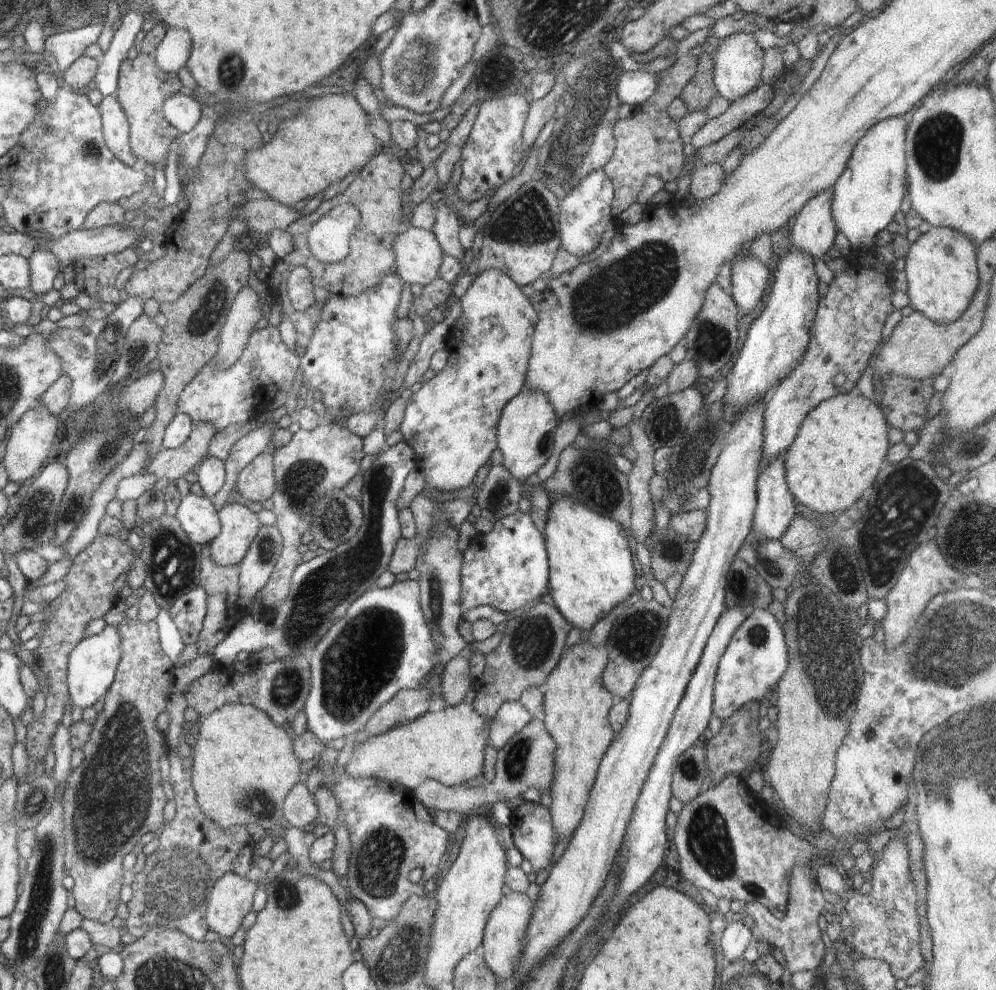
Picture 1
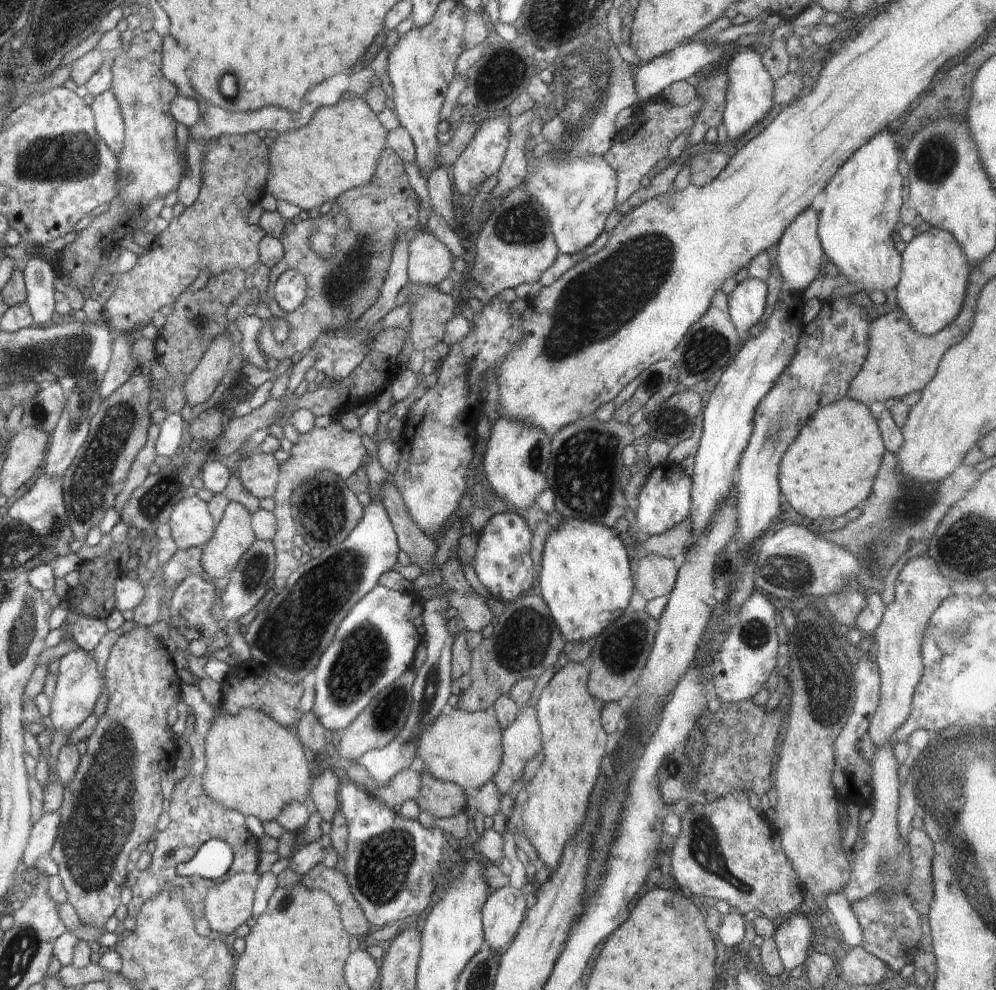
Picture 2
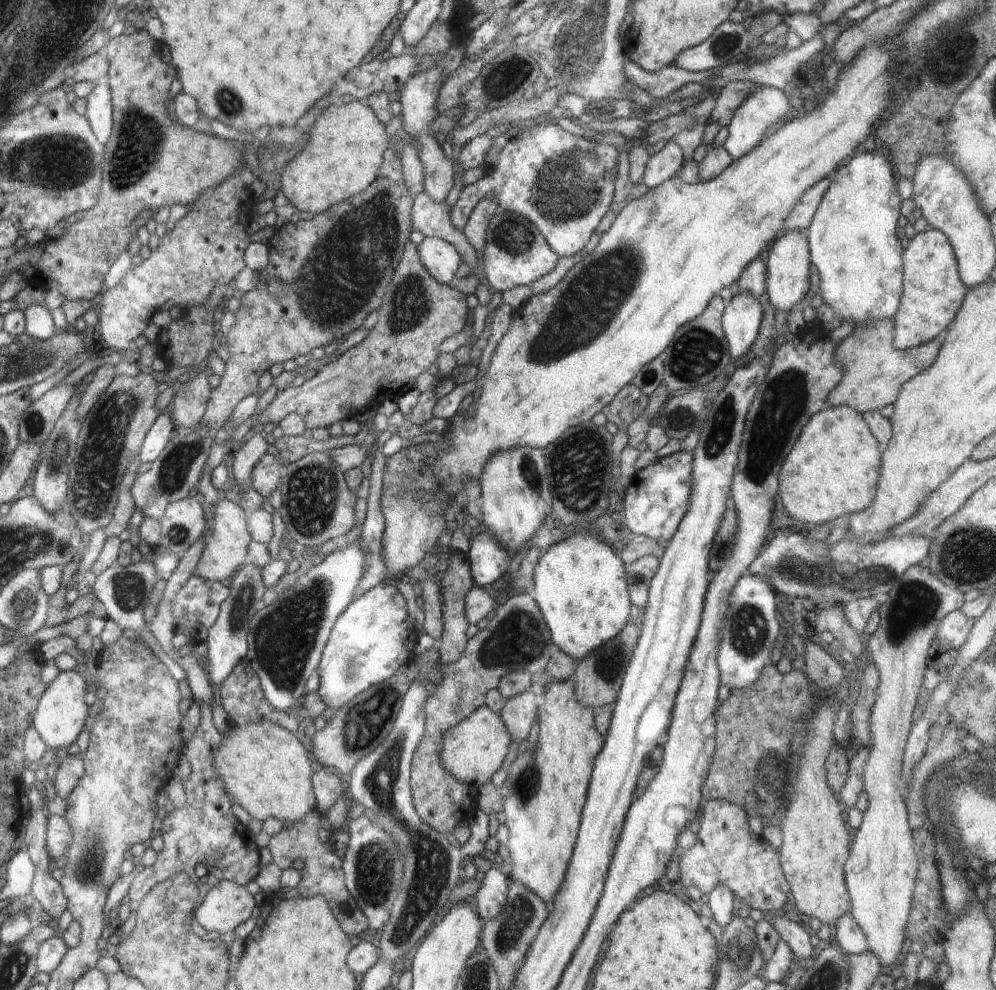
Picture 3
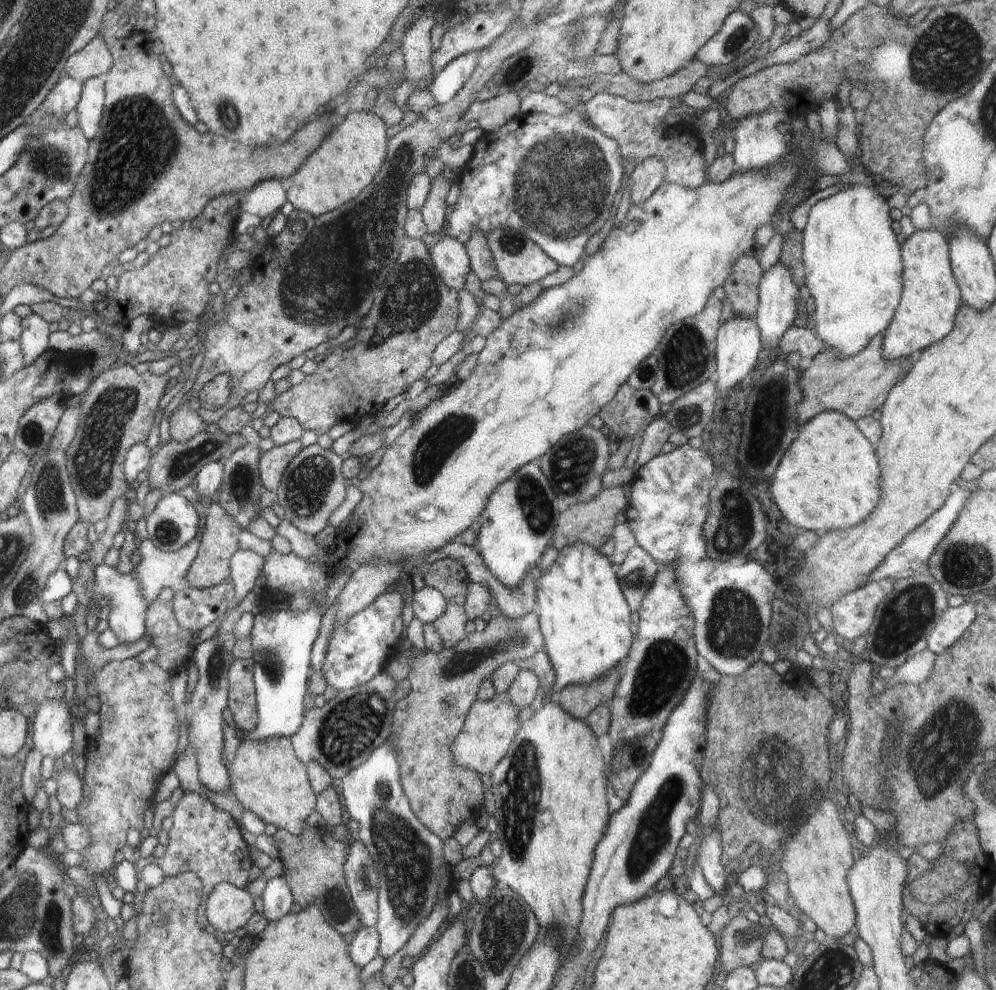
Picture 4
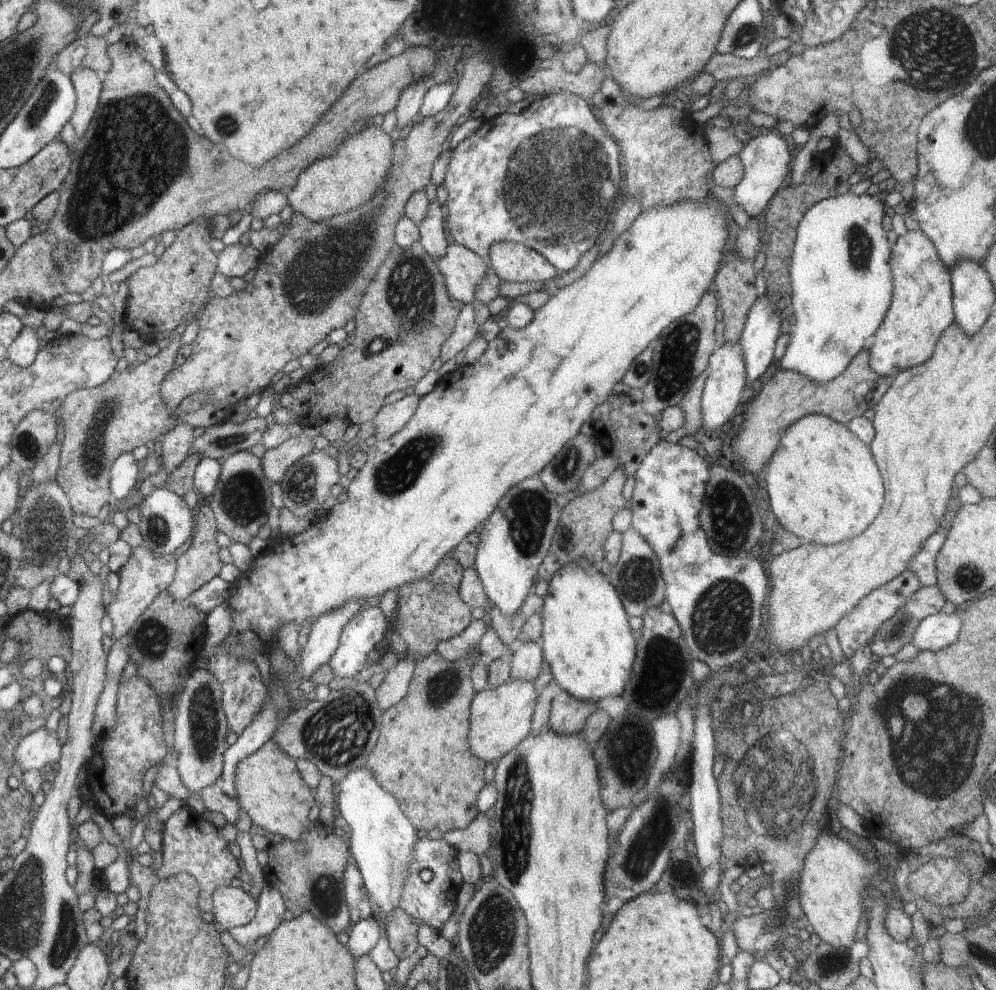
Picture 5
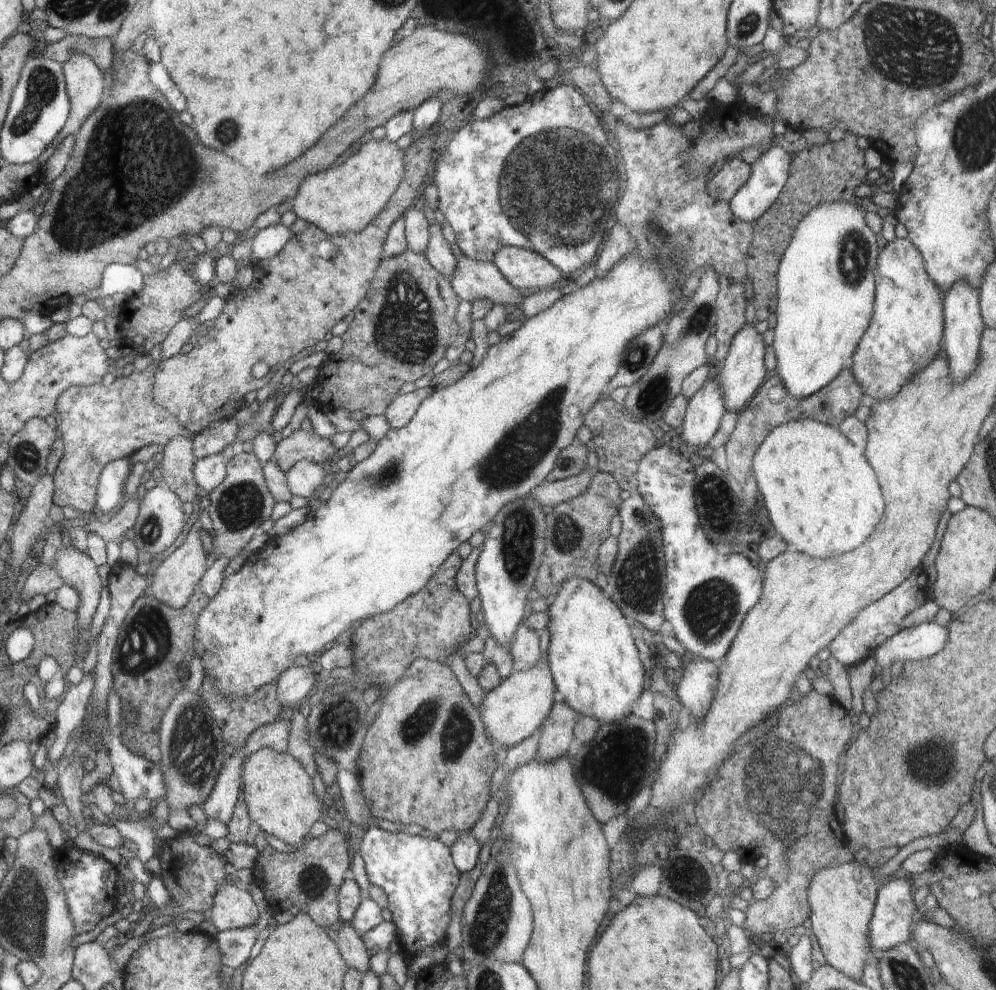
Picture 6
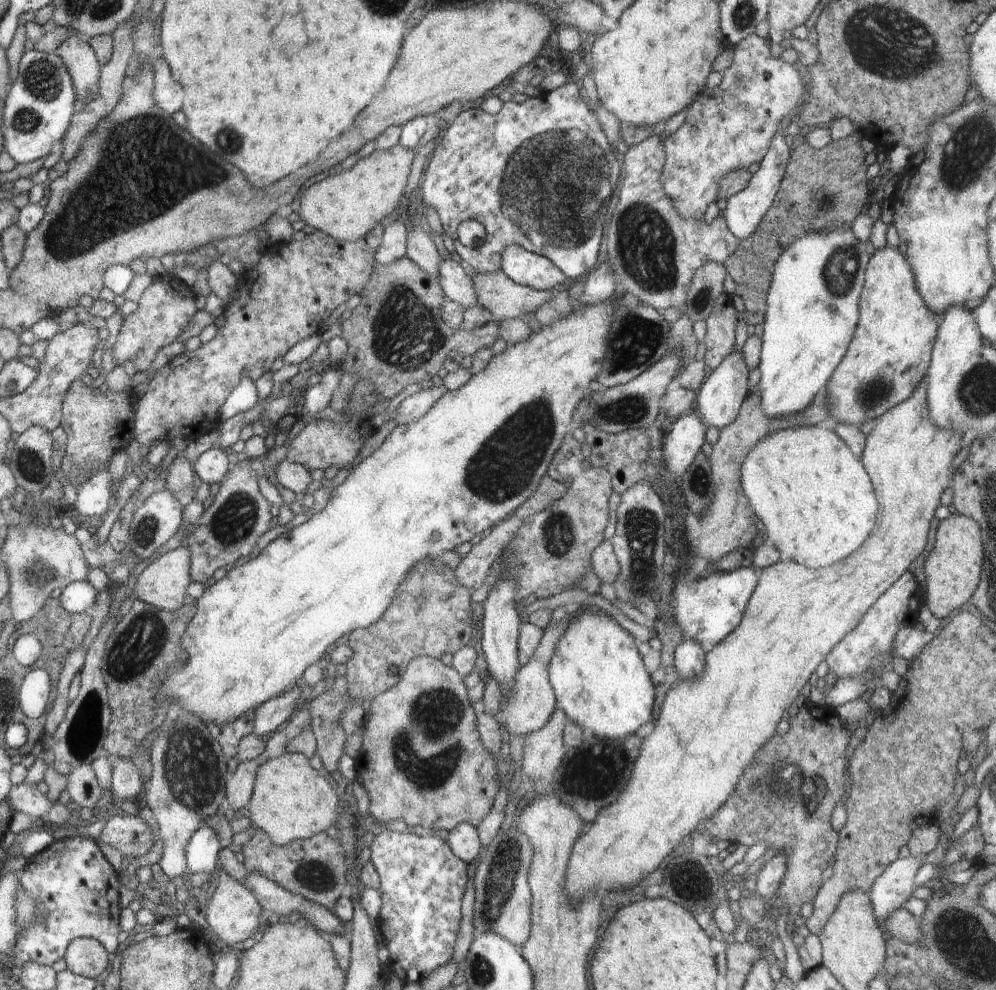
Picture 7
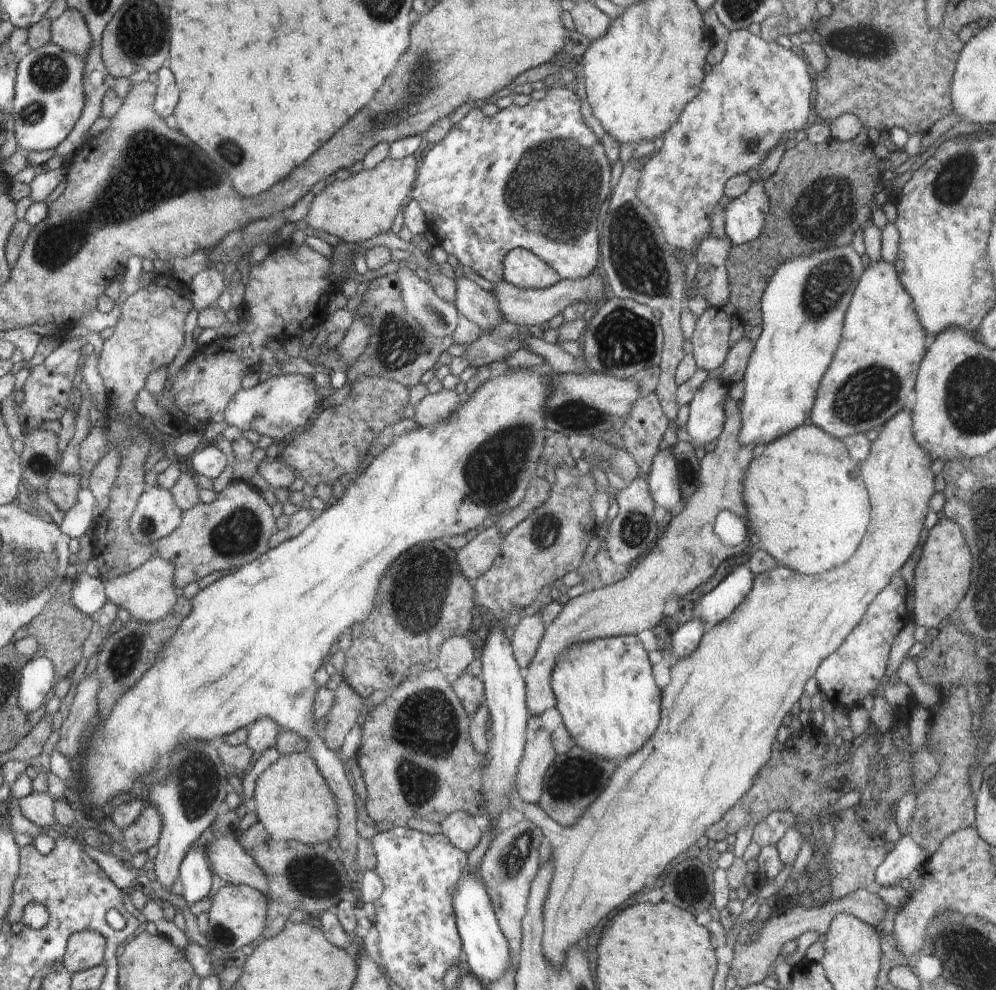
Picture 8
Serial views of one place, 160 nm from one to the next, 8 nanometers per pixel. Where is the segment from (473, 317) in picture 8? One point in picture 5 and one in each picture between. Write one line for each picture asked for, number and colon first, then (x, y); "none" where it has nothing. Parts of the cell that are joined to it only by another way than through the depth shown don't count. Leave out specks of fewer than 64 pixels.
5: (432, 232)
6: (438, 252)
7: (457, 286)

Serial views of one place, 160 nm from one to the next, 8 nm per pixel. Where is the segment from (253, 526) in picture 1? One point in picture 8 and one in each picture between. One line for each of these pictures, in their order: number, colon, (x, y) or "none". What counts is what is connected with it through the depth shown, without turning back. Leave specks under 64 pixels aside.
2: (235, 535)
3: (226, 550)
4: (219, 542)
5: (200, 563)
6: (182, 567)
7: (162, 584)
8: (148, 593)

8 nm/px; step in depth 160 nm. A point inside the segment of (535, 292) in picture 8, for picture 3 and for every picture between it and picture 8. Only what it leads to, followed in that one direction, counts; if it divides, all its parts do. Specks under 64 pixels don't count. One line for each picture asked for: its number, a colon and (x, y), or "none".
3: (441, 259)
4: (450, 257)
5: (462, 269)
6: (473, 279)
7: (505, 300)

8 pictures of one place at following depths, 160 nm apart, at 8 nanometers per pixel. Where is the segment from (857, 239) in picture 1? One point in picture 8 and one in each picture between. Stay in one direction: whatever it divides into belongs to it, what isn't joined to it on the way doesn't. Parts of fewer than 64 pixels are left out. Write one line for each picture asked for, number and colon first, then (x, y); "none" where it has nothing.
2: (863, 200)
3: (852, 236)
4: (854, 270)
5: (840, 296)
6: (823, 308)
7: (806, 333)
8: (803, 305)

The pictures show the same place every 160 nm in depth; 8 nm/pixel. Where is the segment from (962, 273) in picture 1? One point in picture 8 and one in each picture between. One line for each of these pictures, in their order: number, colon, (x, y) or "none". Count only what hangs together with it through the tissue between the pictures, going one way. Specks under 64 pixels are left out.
2: (931, 290)
3: (932, 292)
4: (931, 297)
5: (922, 304)
6: (906, 333)
7: (887, 359)
8: (872, 376)

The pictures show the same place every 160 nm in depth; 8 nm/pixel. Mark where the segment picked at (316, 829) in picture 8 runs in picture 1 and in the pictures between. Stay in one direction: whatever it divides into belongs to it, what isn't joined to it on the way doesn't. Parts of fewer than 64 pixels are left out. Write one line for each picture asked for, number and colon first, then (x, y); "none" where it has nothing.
1: (238, 751)
2: (255, 767)
3: (266, 770)
4: (268, 778)
5: (269, 787)
6: (278, 793)
7: (291, 801)

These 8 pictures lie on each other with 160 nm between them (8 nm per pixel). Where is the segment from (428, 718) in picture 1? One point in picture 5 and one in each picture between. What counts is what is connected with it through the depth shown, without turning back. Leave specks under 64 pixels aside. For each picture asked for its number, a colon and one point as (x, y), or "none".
2: (462, 747)
3: (472, 751)
4: (490, 726)
5: (500, 719)

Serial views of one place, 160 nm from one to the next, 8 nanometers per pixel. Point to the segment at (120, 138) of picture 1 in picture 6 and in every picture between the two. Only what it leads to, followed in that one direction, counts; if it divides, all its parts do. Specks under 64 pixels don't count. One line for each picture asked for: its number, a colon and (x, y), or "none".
2: (109, 121)
3: (99, 107)
4: (90, 106)
5: (88, 86)
6: (85, 81)

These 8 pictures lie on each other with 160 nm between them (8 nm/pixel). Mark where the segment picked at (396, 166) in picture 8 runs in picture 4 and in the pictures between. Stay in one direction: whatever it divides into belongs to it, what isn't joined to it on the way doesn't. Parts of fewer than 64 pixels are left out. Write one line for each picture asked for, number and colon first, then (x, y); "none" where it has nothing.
4: (350, 157)
5: (338, 183)
6: (346, 198)
7: (347, 205)

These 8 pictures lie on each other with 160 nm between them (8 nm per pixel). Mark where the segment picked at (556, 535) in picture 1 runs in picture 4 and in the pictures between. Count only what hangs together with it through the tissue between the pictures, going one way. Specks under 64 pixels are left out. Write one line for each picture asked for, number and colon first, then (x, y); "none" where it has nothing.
2: (585, 578)
3: (580, 583)
4: (585, 620)

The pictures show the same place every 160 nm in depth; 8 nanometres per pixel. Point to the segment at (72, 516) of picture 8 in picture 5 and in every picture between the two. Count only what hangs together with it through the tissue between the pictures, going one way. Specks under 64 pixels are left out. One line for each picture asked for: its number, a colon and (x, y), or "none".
5: (126, 472)
6: (111, 489)
7: (95, 497)

